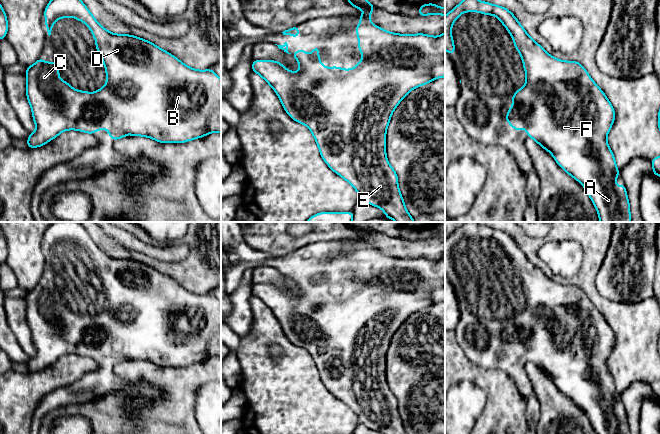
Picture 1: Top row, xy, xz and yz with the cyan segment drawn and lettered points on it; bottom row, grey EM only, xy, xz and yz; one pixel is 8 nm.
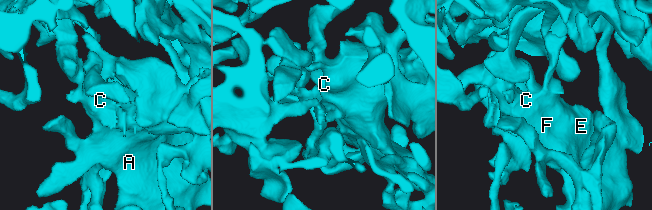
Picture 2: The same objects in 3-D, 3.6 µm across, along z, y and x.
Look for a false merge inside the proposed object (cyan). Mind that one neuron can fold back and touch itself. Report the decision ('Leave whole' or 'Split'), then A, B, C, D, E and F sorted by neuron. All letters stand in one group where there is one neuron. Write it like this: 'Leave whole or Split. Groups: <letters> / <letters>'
Leave whole. Groups: A B C D E F

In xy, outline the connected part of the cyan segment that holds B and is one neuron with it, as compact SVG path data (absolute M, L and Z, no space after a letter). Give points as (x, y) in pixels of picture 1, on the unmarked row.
M53 222L48 226L44 238L49 260L52 250L60 242L73 241L90 252L96 266L96 273L106 293L107 306L101 313L93 317L79 315L59 302L59 288L56 286L44 286L40 281L35 288L28 290L25 297L26 319L36 355L30 357L27 371L43 370L66 354L94 358L105 352L112 364L126 361L129 357L131 360L148 361L160 367L184 367L213 356L221 357L221 303L213 293L193 293L145 263L127 258L114 258L106 254L79 222Z

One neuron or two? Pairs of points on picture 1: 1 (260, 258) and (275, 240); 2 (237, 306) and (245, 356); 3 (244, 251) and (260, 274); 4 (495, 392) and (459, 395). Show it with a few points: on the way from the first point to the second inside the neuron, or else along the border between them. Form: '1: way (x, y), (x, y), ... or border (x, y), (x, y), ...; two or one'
1: border (245, 239), (255, 249), (279, 256); two
2: border (253, 315), (251, 329), (241, 337); two
3: border (272, 266), (255, 266), (252, 268); two
4: border (464, 380), (485, 394), (479, 416); two

